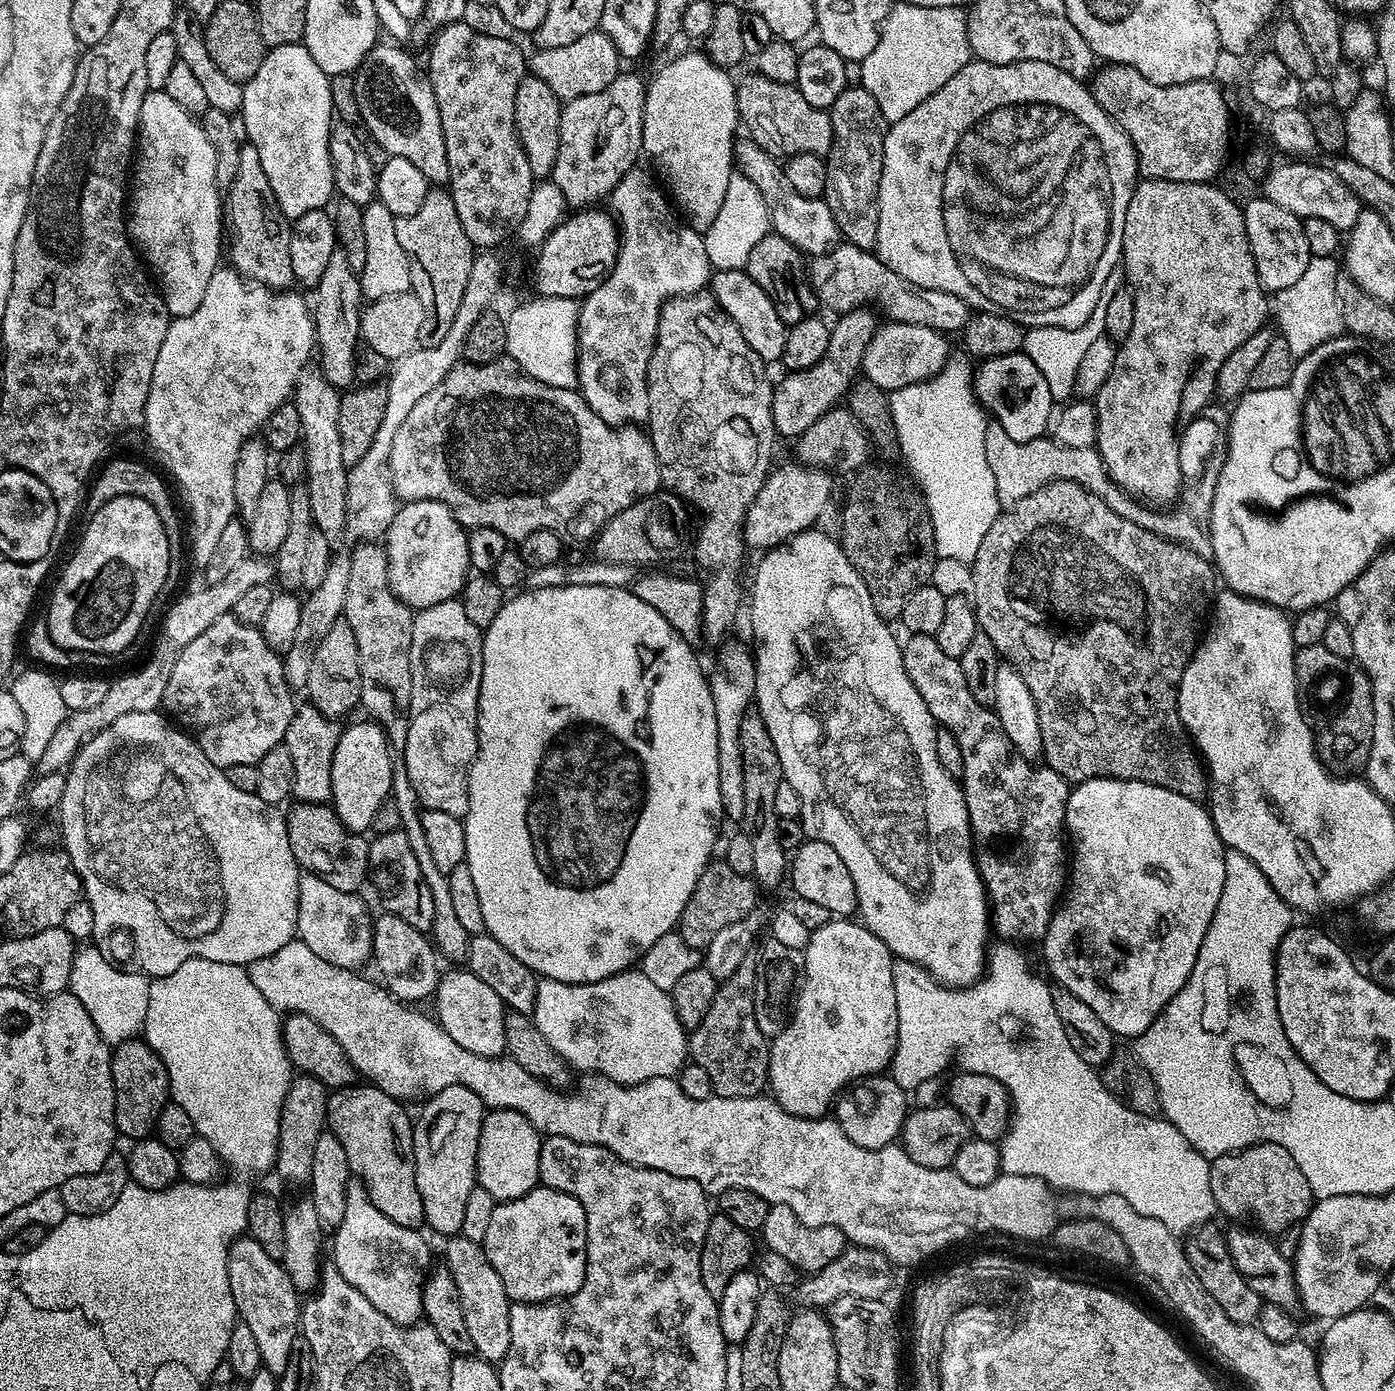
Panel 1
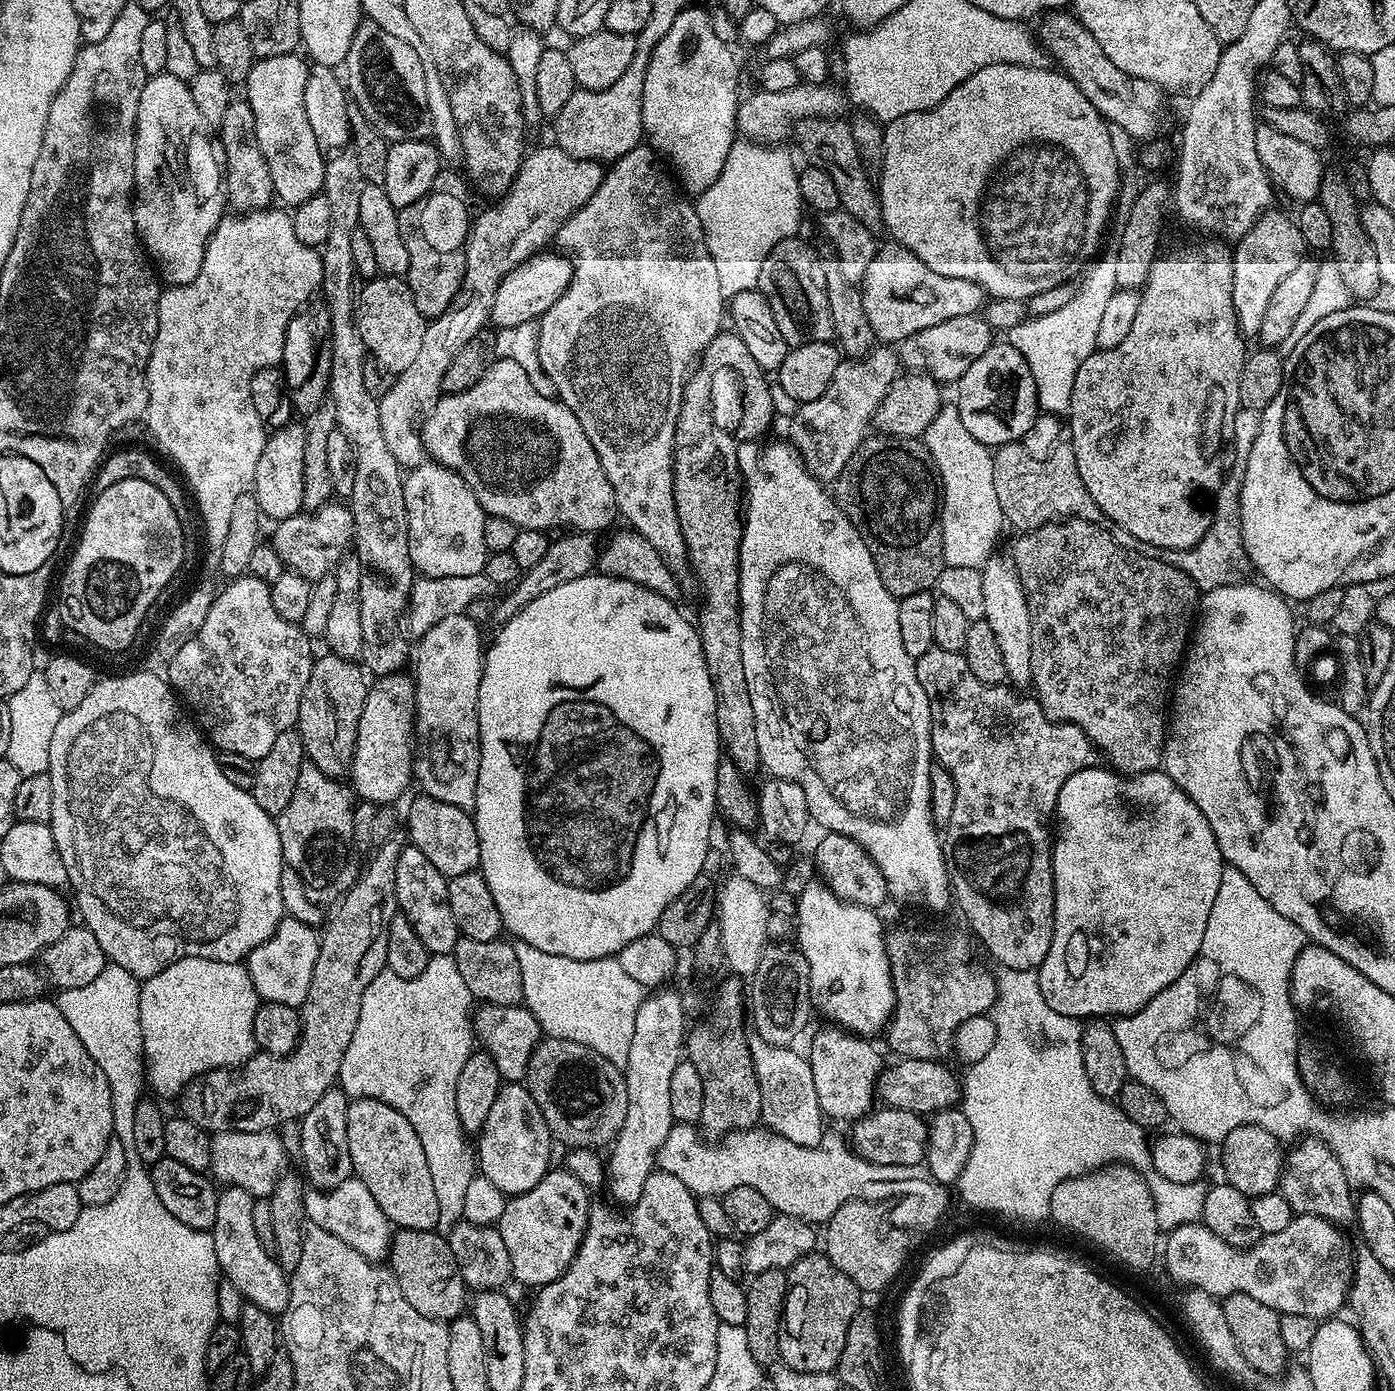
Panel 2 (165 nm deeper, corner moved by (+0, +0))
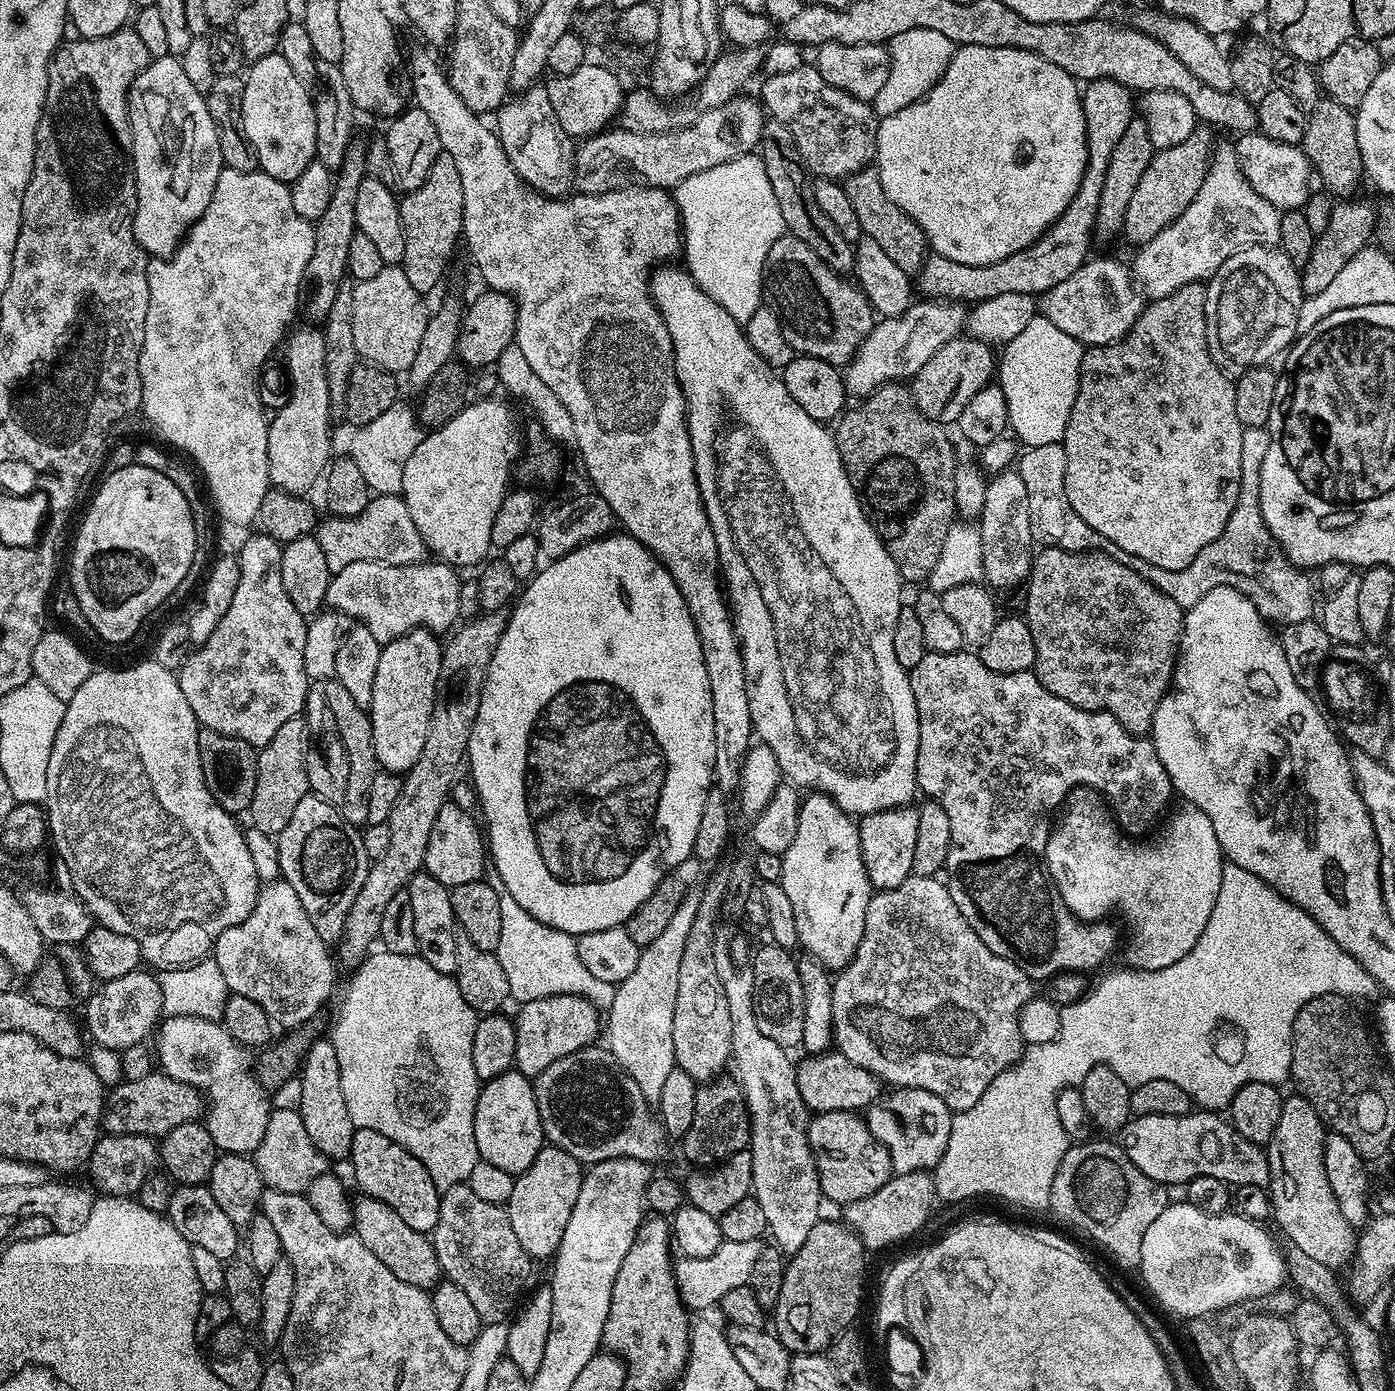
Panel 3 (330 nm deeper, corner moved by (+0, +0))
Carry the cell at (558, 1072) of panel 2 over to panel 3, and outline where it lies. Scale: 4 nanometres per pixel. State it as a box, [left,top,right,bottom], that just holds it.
[532,1046,668,1166]

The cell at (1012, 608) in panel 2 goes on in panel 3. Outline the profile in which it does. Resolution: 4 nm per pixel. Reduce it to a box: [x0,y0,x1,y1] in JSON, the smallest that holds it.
[978,471,1034,589]

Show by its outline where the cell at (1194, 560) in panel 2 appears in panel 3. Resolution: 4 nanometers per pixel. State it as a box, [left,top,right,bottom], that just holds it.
[1018,428,1314,625]

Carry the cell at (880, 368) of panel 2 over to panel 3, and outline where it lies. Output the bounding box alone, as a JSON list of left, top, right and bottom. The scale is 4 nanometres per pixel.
[843,298,966,398]

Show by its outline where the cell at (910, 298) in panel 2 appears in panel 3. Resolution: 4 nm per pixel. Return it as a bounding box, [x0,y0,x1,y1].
[918,80,1134,306]

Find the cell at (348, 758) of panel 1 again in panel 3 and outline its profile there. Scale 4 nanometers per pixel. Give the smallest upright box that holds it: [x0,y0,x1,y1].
[370,628,444,772]

